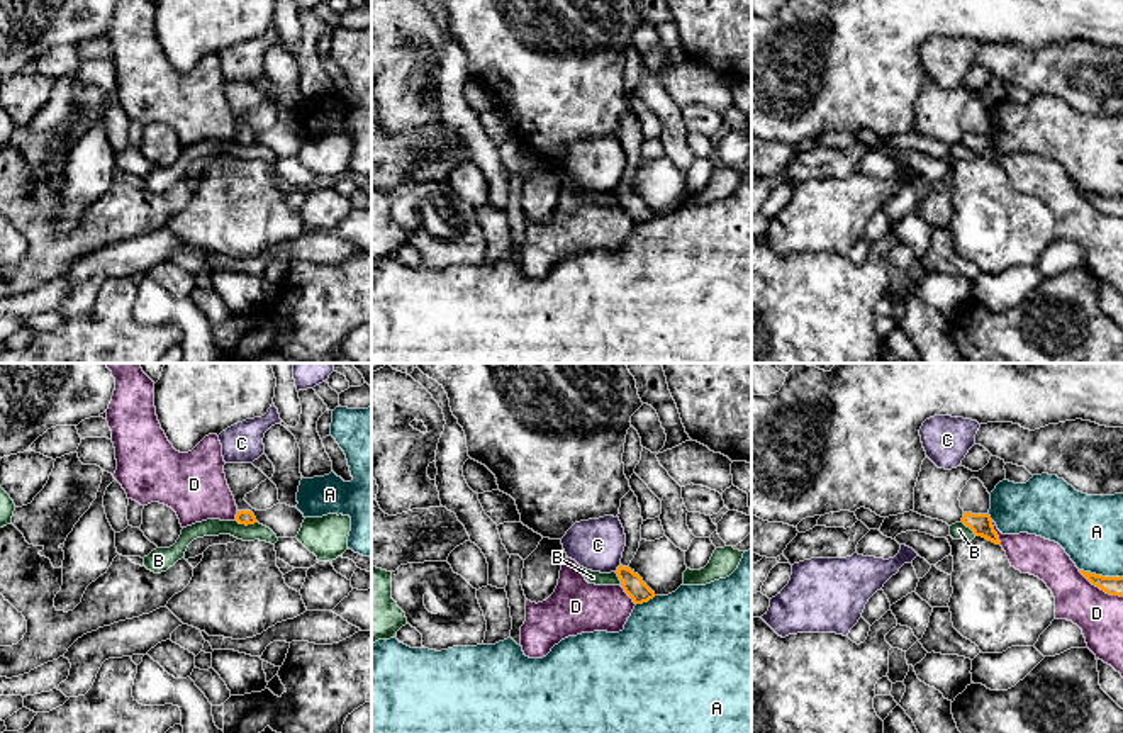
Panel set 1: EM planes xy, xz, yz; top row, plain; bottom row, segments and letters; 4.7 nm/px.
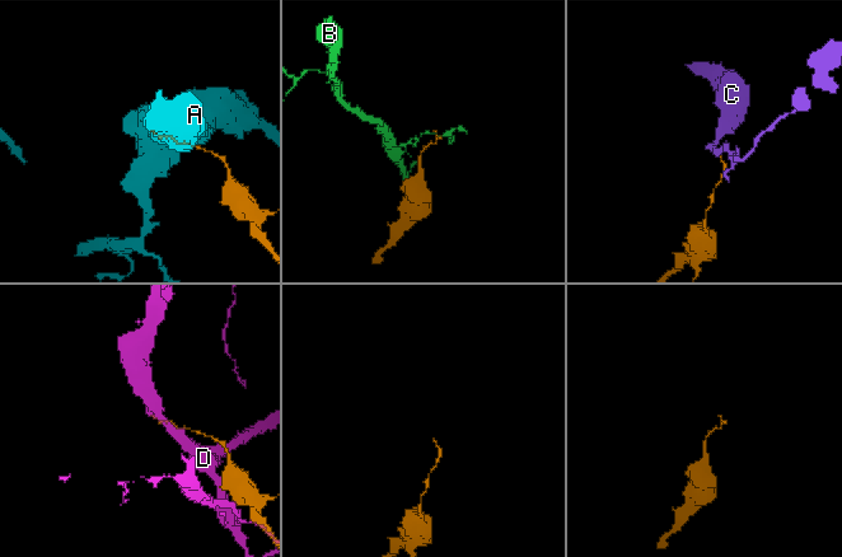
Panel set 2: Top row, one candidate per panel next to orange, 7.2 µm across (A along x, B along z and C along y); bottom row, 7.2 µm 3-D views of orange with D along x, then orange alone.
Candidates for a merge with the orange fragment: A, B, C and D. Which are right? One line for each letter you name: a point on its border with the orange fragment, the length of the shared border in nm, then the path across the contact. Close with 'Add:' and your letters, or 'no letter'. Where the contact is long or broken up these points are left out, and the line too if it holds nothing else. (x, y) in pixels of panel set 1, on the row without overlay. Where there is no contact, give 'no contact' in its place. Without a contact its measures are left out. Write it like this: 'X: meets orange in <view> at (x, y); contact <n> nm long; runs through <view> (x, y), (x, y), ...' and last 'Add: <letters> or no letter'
Add: no letter

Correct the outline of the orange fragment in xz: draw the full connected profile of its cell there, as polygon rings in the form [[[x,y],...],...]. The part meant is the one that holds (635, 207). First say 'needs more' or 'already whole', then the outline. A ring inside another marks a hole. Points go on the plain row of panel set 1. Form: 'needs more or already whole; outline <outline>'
already whole; outline [[[619,185],[616,193],[624,212],[633,219],[634,224],[643,224],[655,217],[655,212],[631,188]]]

